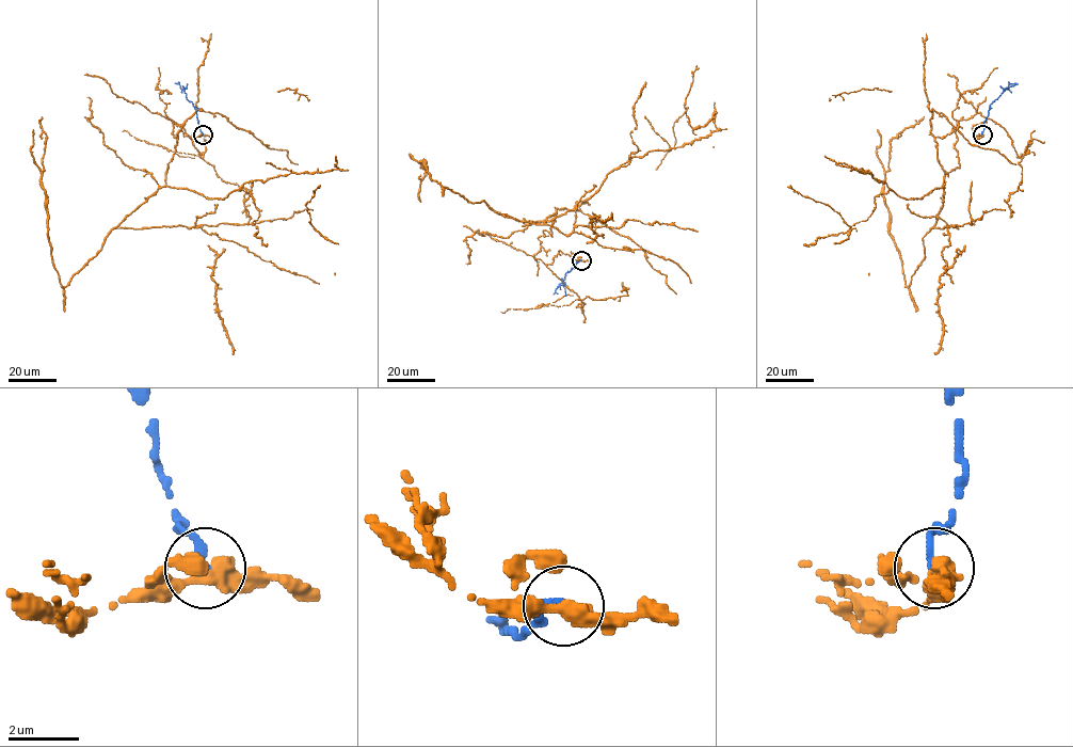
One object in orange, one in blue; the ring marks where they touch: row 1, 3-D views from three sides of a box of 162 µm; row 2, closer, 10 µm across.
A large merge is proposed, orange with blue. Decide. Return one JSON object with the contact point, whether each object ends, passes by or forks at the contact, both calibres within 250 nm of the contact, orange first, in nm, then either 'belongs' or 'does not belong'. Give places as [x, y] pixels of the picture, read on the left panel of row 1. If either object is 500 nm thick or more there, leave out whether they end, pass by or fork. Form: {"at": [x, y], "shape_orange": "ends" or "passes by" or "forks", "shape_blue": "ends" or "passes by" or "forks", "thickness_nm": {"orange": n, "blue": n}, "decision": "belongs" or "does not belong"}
{"at": [203, 134], "shape_orange": "passes by", "shape_blue": "ends", "thickness_nm": {"orange": 440, "blue": 220}, "decision": "does not belong"}

